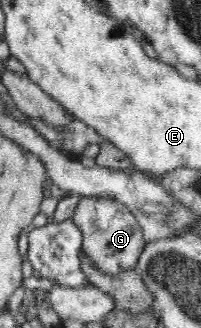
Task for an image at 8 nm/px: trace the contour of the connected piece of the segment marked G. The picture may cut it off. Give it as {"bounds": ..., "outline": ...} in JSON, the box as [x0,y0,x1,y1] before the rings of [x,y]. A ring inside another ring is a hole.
{"bounds":[73,195,146,276],"outline":[[[102,195],[82,197],[76,205],[73,218],[83,233],[81,250],[91,260],[94,268],[110,276],[136,269],[137,259],[146,243],[135,215],[124,203]]]}

